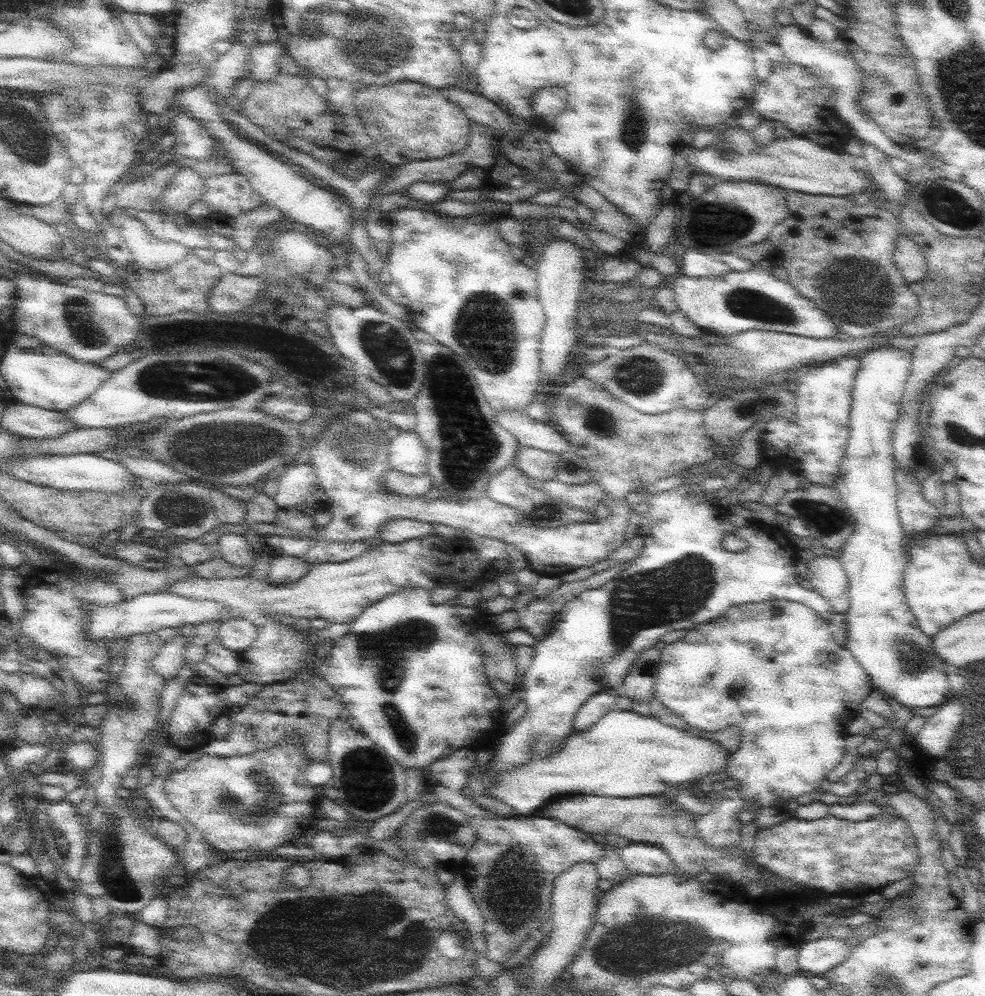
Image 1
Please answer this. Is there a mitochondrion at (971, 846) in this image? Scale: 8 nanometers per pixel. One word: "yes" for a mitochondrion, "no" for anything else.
no

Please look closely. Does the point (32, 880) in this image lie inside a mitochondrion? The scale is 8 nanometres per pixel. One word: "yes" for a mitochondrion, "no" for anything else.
no

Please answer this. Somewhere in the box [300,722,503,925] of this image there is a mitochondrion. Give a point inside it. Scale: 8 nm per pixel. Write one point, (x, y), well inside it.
(363, 786)

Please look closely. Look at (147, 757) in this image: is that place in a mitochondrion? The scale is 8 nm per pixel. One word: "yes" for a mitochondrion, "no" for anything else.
no

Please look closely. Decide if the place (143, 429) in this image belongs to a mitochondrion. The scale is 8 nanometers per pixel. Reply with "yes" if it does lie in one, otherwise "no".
yes

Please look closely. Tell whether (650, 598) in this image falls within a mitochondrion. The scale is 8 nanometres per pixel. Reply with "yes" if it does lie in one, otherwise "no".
yes

